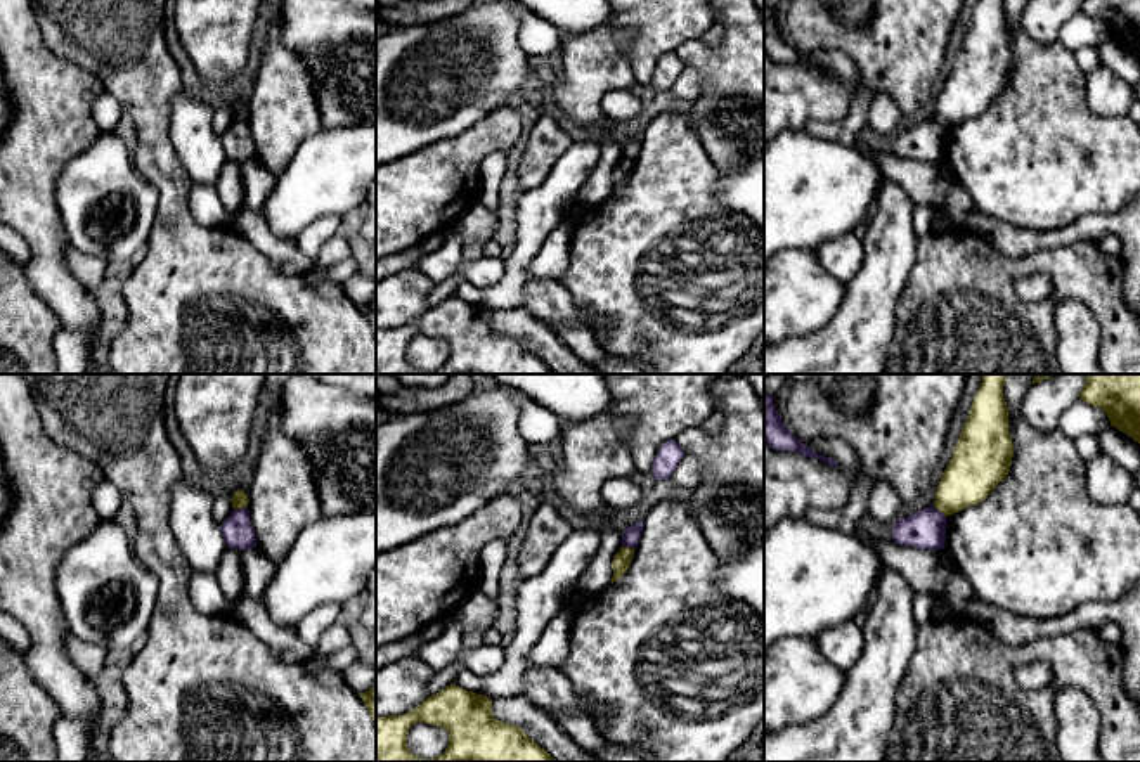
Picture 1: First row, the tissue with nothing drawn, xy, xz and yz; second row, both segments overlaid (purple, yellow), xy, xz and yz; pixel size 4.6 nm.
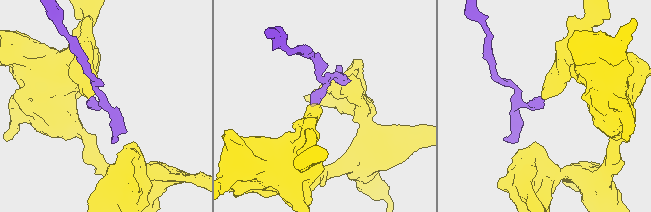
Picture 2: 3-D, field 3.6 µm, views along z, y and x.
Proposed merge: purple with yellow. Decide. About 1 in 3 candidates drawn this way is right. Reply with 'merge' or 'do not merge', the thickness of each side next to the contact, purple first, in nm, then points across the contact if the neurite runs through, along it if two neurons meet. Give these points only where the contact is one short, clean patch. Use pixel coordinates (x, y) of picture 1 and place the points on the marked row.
do not merge; calibres 140 and 80 nm; border xy (246, 506), (234, 510)

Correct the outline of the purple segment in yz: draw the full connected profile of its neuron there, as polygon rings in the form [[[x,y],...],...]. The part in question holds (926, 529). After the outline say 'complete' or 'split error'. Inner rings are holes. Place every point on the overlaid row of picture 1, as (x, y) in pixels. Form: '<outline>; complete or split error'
[[[930,506],[896,520],[892,540],[899,546],[915,546],[918,549],[944,549],[946,516]]]; complete

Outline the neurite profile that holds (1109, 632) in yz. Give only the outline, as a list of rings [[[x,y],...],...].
[[[1105,622],[1098,627],[1095,627],[1095,632],[1102,643],[1109,643],[1109,644],[1119,644],[1123,639],[1121,627],[1112,622]]]

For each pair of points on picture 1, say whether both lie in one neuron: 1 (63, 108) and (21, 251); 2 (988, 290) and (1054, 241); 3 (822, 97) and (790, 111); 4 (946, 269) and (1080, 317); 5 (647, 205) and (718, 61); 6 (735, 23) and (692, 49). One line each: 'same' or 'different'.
1: different
2: different
3: same
4: different
5: different
6: same

